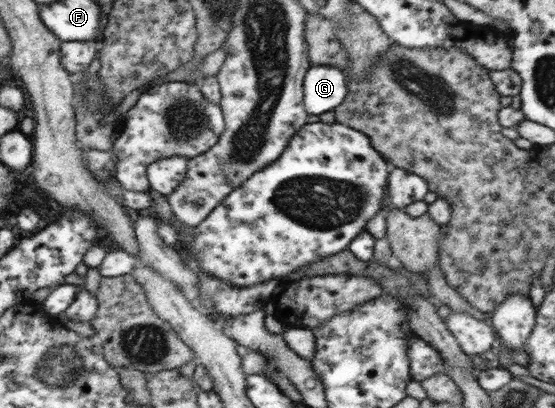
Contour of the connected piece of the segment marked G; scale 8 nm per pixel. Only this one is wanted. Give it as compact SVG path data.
M310 65L303 81L305 111L321 115L335 110L346 99L347 79L343 70L330 65Z

